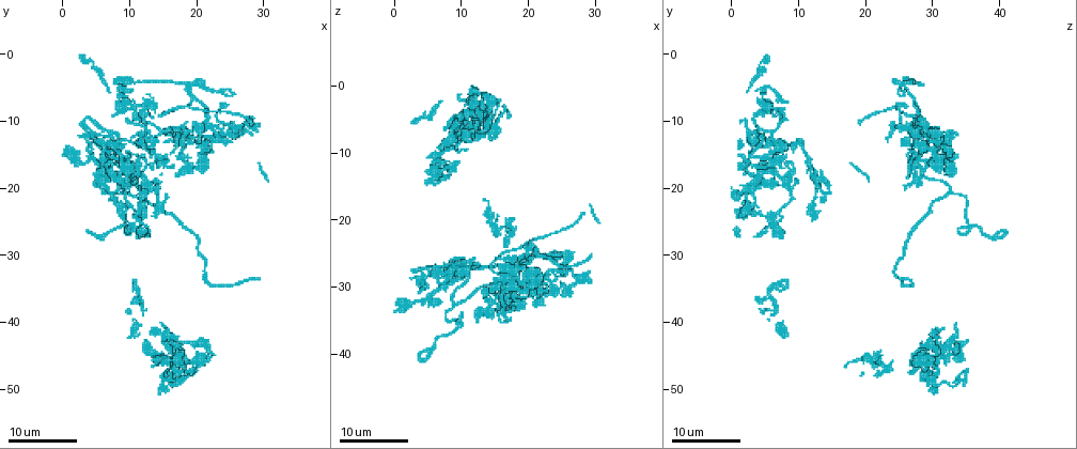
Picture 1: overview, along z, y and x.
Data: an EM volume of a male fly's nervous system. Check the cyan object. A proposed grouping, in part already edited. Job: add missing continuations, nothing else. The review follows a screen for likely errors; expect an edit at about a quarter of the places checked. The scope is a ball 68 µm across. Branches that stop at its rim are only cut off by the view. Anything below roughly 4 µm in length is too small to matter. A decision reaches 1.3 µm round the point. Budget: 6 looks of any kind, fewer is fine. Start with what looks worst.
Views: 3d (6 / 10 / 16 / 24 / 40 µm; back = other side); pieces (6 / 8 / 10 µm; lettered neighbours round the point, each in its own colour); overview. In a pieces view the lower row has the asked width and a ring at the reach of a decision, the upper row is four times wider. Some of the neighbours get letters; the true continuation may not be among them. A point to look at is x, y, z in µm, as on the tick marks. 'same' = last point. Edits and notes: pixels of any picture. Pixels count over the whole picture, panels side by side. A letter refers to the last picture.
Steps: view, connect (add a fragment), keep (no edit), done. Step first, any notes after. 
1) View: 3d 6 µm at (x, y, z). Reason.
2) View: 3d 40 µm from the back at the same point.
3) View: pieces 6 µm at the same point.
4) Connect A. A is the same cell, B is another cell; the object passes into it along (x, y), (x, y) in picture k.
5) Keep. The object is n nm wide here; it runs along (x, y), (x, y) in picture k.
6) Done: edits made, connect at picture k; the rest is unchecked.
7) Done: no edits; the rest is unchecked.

View: 3d 24 µm at (3.5, 26.5, 41.0). Free end.

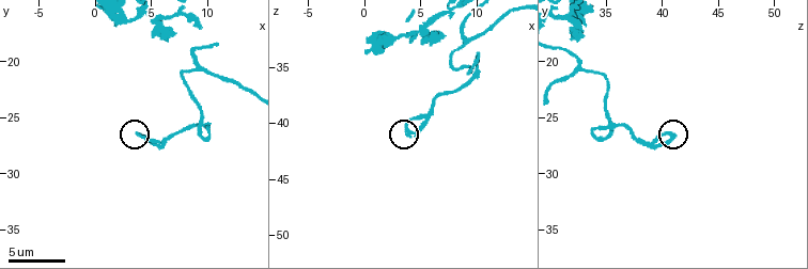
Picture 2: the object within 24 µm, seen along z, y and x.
View: 3d 10 µm at (3.6, 26.6, 40.8).

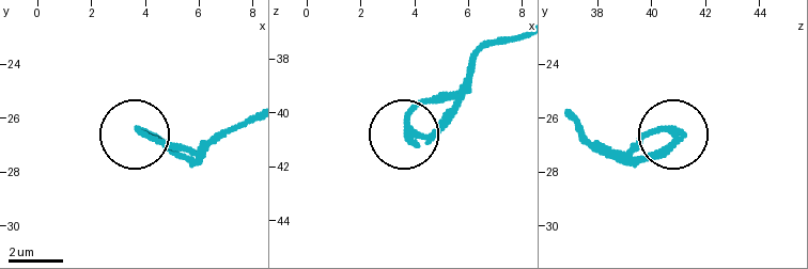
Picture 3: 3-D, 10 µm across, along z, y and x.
View: pieces 10 µm at (3.8, 26.5, 40.8).

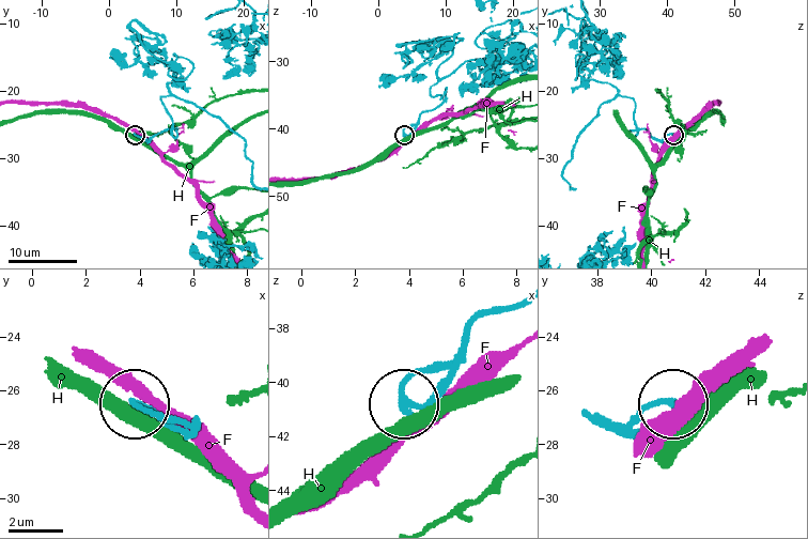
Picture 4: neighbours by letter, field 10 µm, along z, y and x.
Keep. The object is 180 nm wide here; F and H are other cells; it runs along (602, 422), (615, 425), (668, 403) in picture 4; none of them fits.

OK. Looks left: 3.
View: 3d 16 µm at (12.0, 20.0, 26.0). An open end.

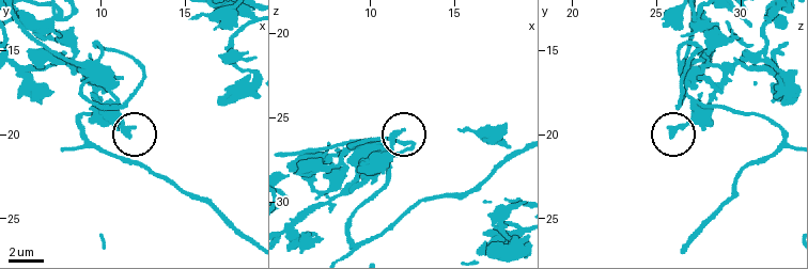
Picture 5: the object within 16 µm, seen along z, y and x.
View: pieces 10 µm at (11.6, 20.1, 25.8). See the neighbours.

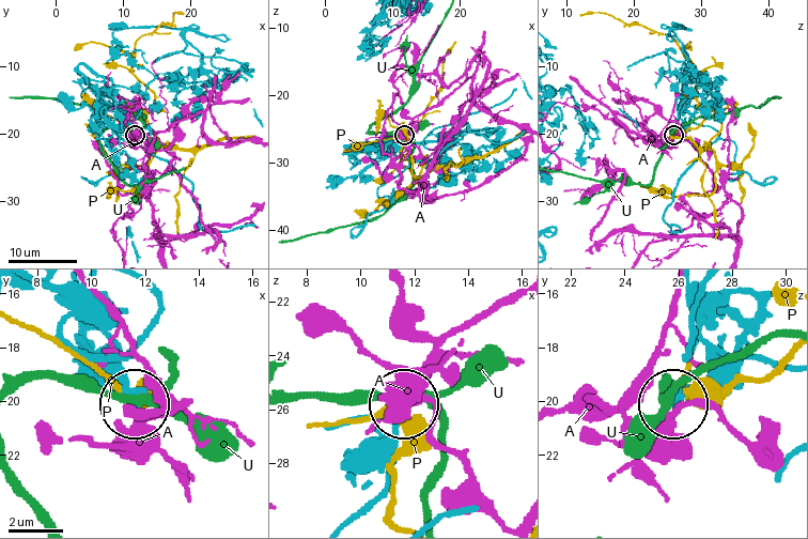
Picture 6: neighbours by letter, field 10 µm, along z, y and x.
Keep. A, P and U are other cells; no lettered fragment goes on from it.

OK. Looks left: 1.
Done: no edits; the rest is unchecked.

